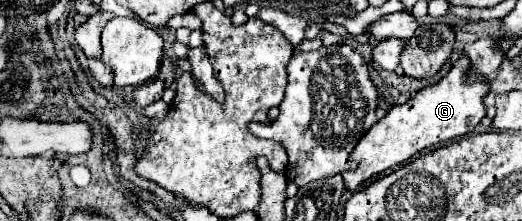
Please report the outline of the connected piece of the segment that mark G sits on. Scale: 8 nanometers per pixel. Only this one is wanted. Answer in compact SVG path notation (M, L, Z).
M460 56L450 72L440 78L436 84L430 84L418 90L408 102L394 106L382 120L378 120L356 144L350 152L350 158L358 164L354 170L344 172L344 188L356 190L362 182L370 180L372 176L406 162L416 152L460 138L474 132L474 126L486 116L486 108L482 104L484 96L488 94L488 82L470 82L464 80L464 70L468 68L468 58Z

